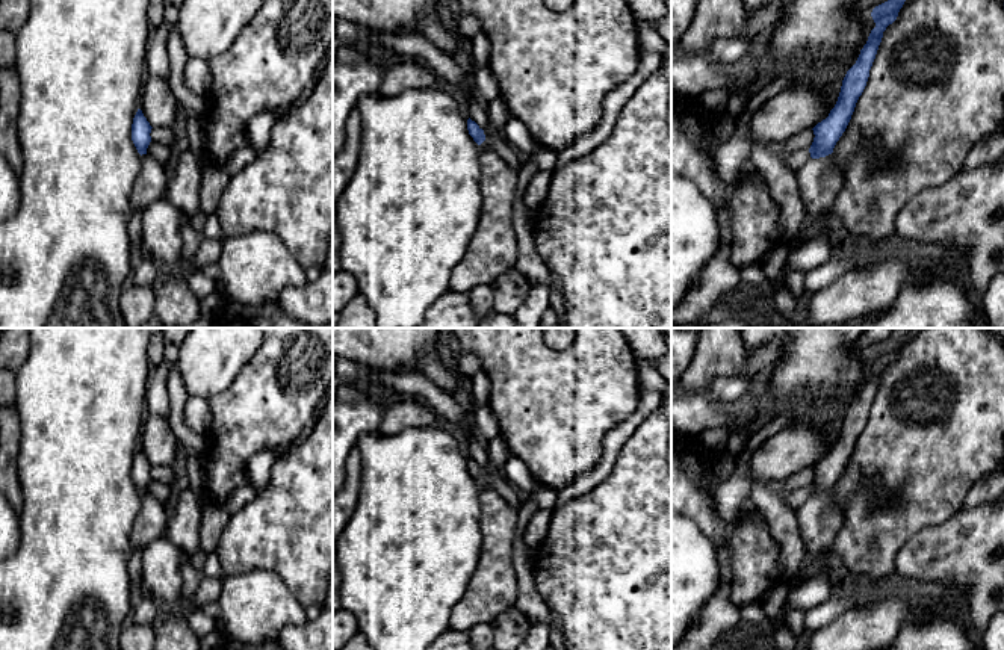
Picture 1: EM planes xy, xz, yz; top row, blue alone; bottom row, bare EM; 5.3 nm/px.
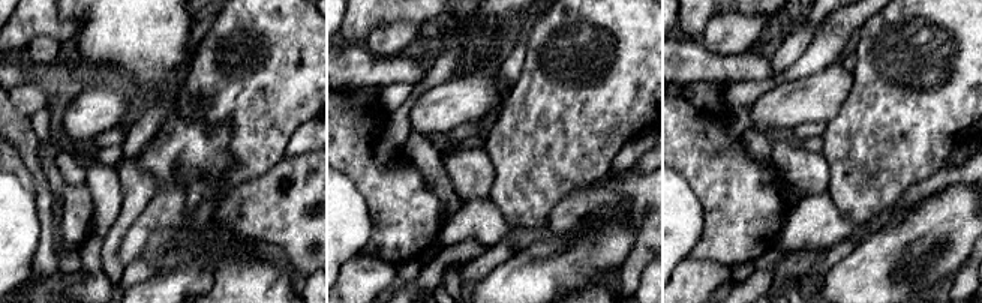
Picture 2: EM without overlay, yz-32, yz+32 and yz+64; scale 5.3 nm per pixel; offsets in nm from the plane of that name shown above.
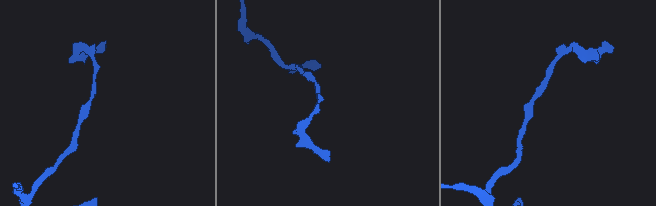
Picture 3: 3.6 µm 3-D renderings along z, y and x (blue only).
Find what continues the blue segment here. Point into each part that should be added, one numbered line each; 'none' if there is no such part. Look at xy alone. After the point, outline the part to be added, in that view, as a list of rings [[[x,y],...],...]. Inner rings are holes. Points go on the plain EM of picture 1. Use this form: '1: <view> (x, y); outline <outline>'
none

